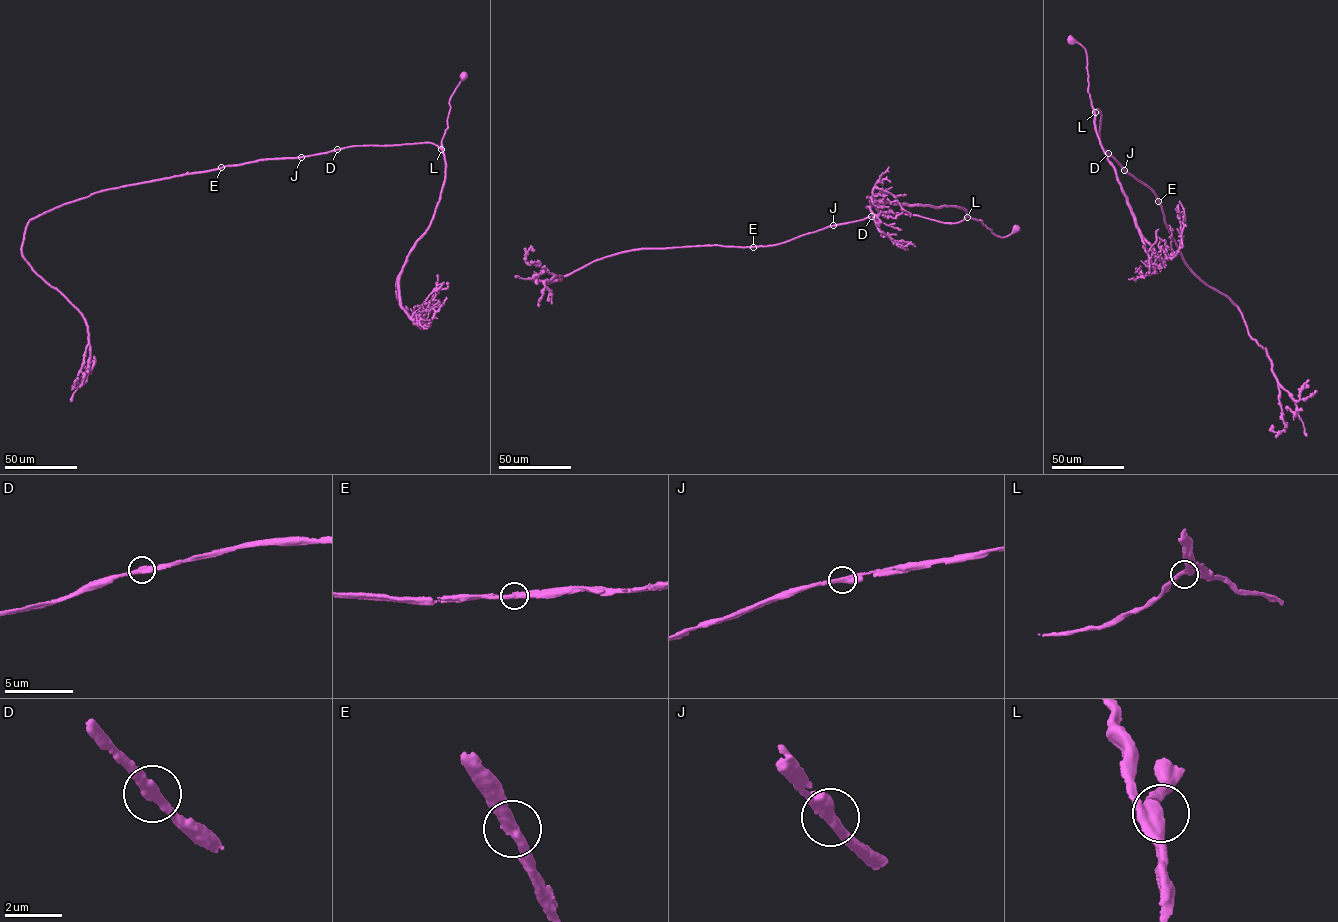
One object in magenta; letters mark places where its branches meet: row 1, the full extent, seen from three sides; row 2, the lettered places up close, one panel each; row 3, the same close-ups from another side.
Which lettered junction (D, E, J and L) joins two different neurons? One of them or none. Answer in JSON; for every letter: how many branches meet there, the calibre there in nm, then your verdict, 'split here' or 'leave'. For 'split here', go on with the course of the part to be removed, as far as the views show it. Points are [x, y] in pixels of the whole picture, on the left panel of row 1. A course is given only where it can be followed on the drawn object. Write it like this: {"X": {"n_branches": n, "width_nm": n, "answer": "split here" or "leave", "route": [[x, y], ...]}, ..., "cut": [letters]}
{"D": {"n_branches": 2, "width_nm": 320, "answer": "leave"}, "E": {"n_branches": 2, "width_nm": 360, "answer": "leave"}, "J": {"n_branches": 2, "width_nm": 400, "answer": "leave"}, "L": {"n_branches": 2, "width_nm": 480, "answer": "leave"}, "cut": []}

